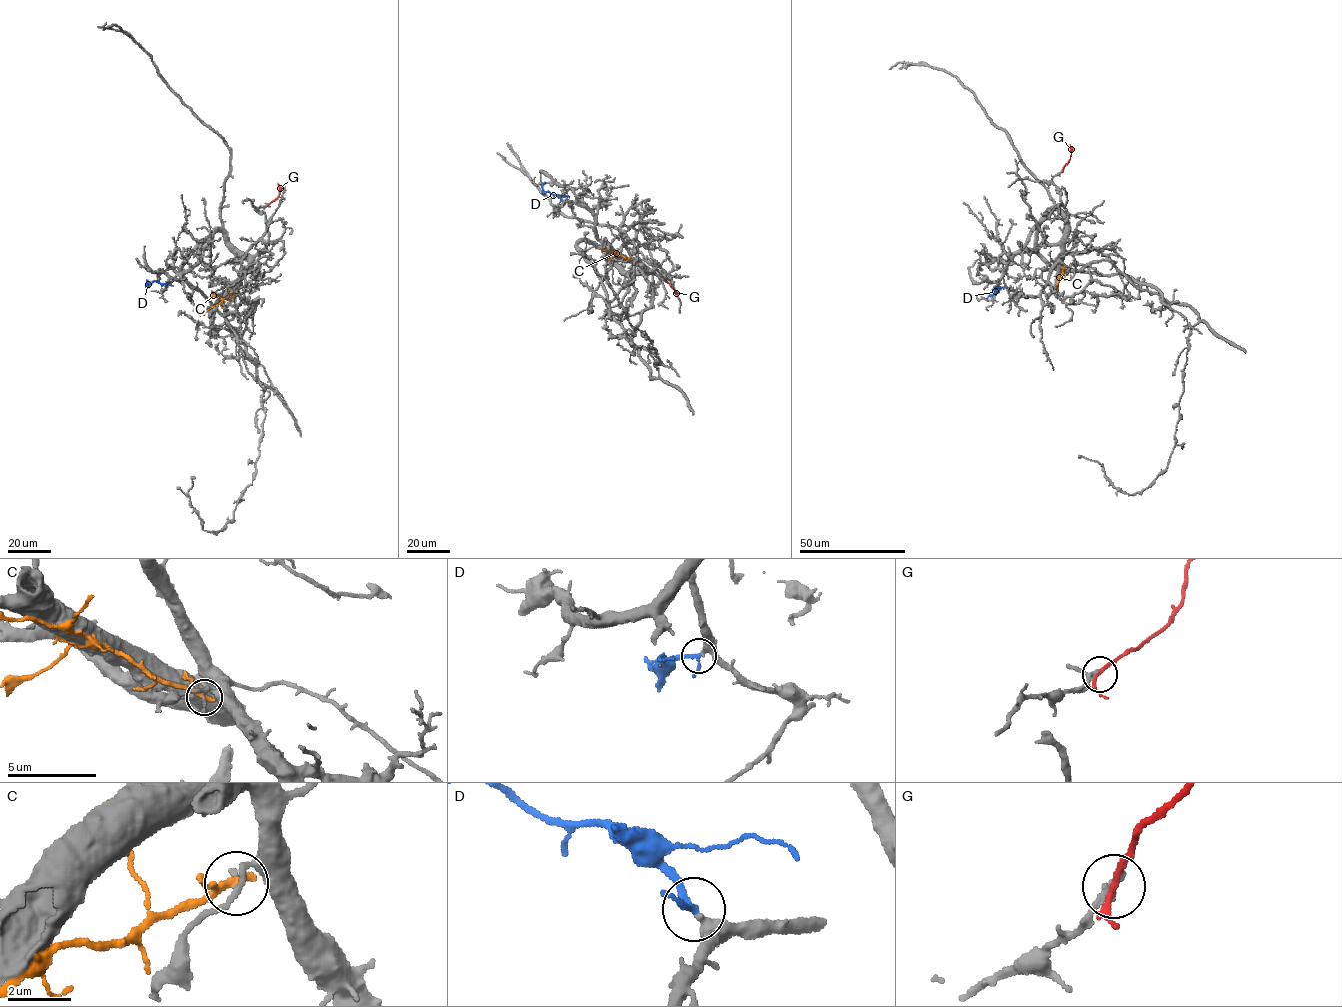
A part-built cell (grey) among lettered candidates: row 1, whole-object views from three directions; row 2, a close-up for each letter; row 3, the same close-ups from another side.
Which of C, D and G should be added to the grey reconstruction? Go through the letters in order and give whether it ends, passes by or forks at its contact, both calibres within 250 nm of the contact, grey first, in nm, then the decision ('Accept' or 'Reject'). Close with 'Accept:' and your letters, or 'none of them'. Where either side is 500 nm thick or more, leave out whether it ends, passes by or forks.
C: It passes by. Thickness 170 nm (grey) against 200 nm. Reject
D: It passes by. Thickness 320 nm (grey) against 200 nm. Accept
G: It passes by. Thickness 200 nm (grey) against 180 nm. Reject
Accept: D

